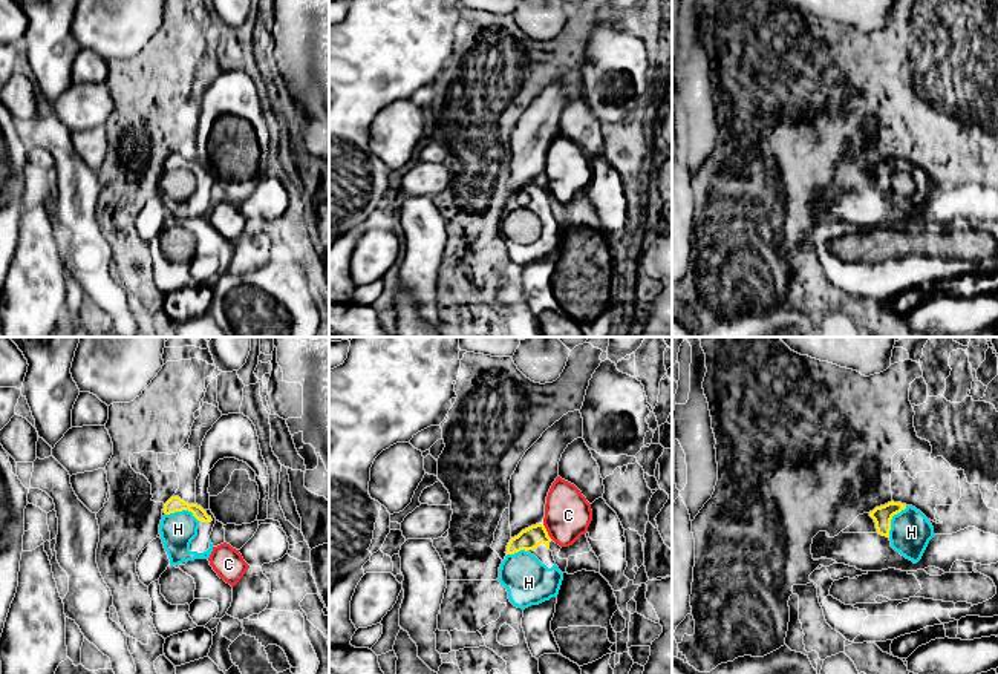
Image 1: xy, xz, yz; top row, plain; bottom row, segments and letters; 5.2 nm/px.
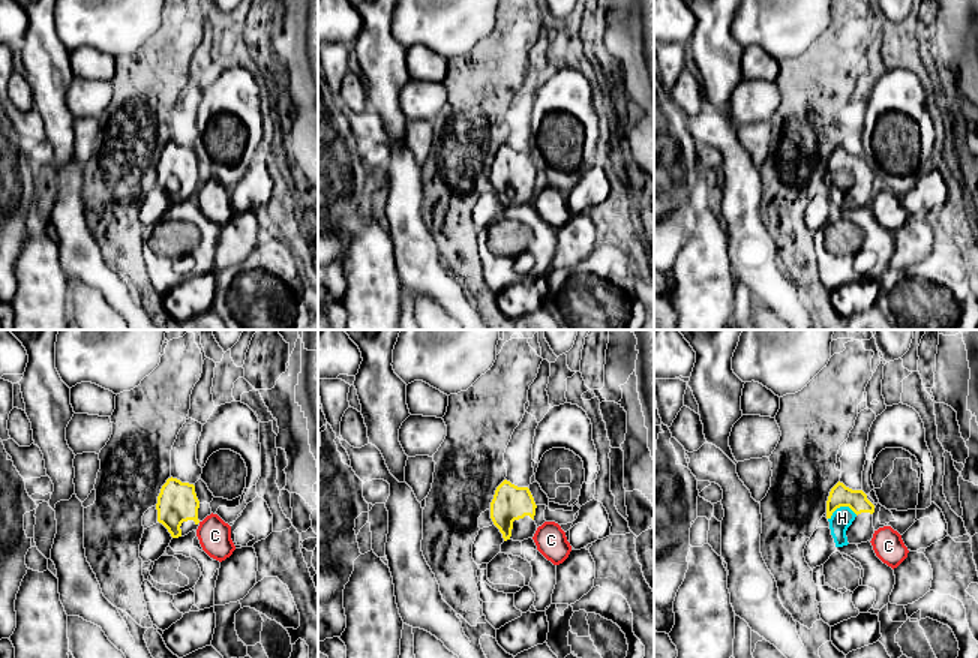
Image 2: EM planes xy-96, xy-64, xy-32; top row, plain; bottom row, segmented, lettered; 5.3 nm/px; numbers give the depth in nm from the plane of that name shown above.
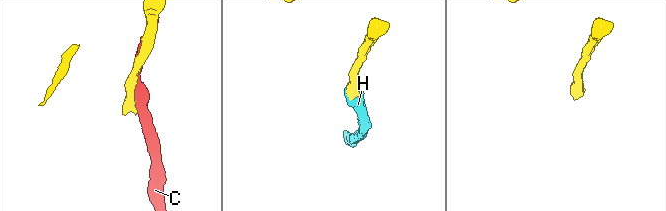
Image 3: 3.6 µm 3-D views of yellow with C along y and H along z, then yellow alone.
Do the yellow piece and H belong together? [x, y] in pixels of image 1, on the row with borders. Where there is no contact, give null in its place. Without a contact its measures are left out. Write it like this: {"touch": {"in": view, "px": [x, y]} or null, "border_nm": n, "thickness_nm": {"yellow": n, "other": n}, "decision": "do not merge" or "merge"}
{"touch": {"in": "yz", "px": [891, 518]}, "border_nm": 190, "thickness_nm": {"yellow": 100, "other": 220}, "decision": "merge"}

